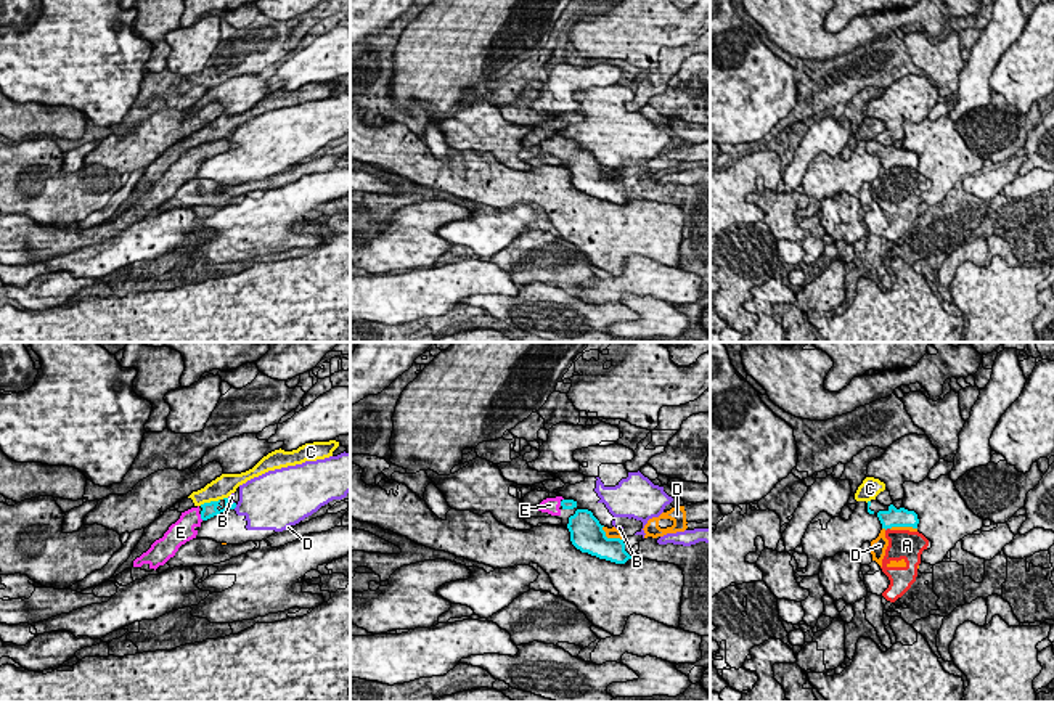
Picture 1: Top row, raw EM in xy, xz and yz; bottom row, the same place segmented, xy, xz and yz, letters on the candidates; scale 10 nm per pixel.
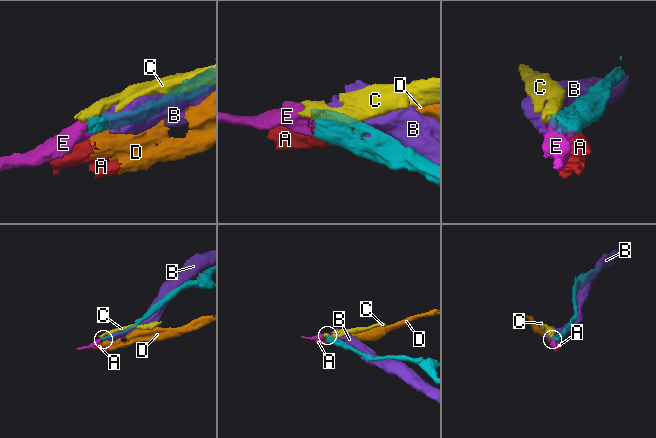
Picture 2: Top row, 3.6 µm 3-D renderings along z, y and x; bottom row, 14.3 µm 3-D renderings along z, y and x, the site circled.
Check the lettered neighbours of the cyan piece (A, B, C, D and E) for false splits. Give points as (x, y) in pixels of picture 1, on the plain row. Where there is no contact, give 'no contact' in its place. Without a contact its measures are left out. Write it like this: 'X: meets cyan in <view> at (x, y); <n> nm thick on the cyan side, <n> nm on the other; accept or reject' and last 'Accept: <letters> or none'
A: meets cyan in yz at (887, 167); 190 nm thick on the cyan side, 280 nm on the other; reject
B: meets cyan in xy at (230, 142); 160 nm thick on the cyan side, 60 nm on the other; reject
C: meets cyan in xy at (209, 143); 160 nm thick on the cyan side, 220 nm on the other; reject
D: meets cyan in xz at (611, 179); 340 nm thick on the cyan side, 100 nm on the other; reject
E: meets cyan in xy at (201, 158); 160 nm thick on the cyan side, 220 nm on the other; accept
Accept: E

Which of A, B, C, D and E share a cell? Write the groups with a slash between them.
A D / B / C / E

